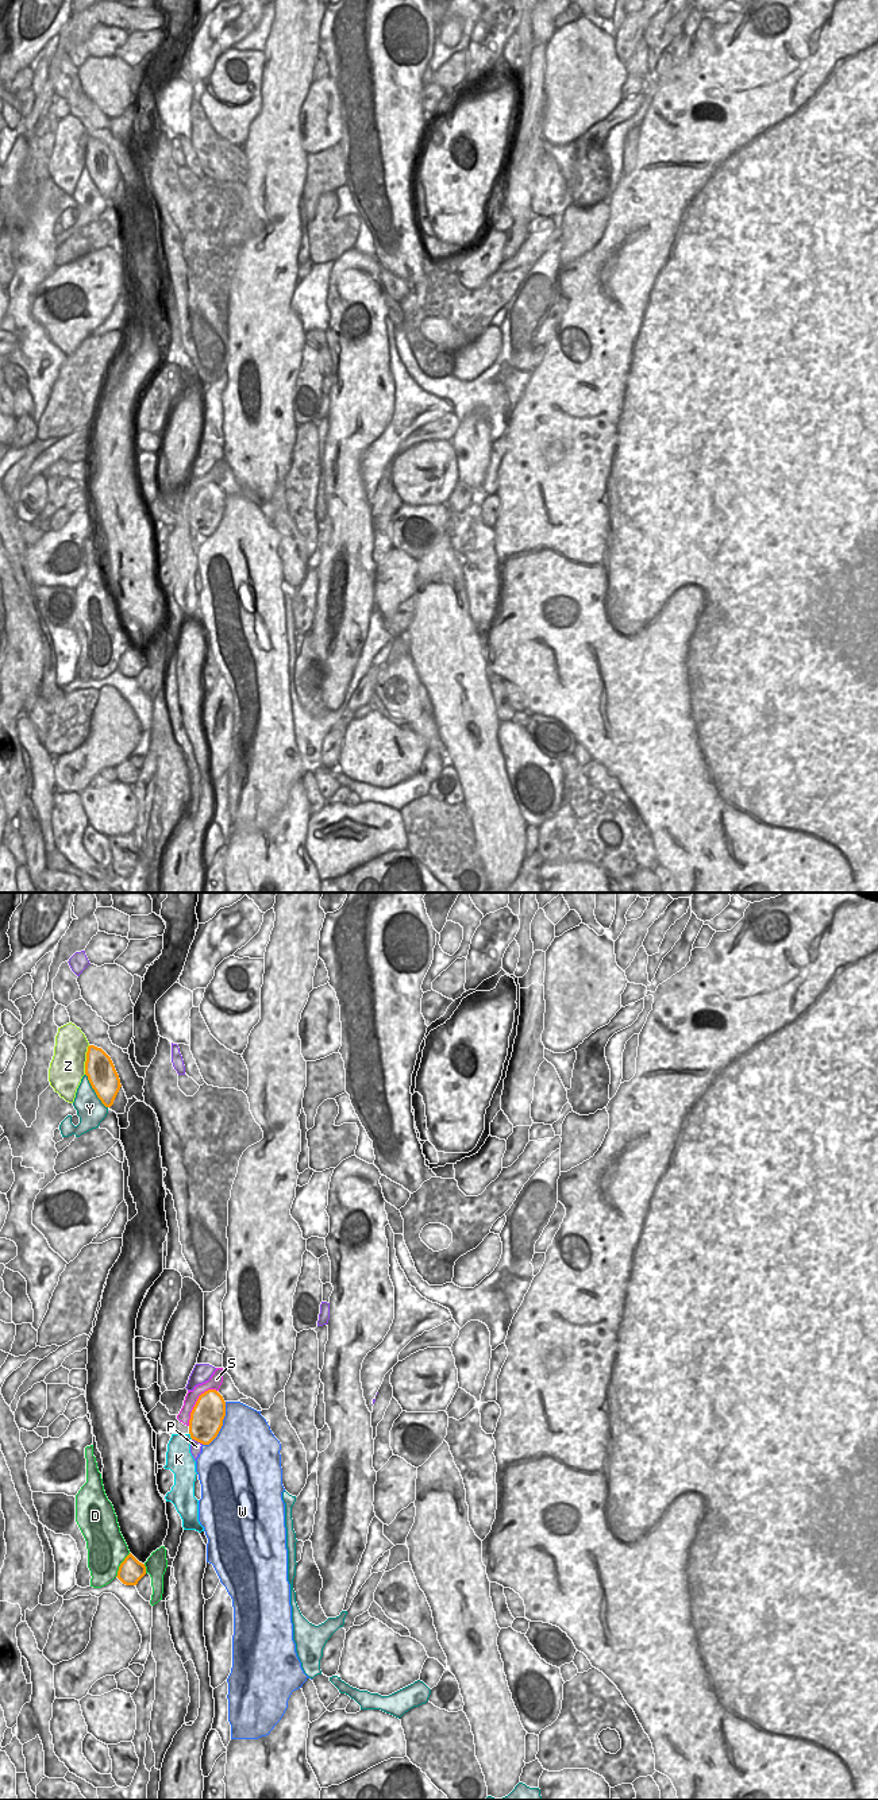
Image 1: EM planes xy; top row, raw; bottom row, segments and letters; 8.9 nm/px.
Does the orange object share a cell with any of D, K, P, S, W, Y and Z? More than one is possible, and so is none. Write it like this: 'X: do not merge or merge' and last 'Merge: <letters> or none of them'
D: do not merge
K: do not merge
P: do not merge
S: do not merge
W: do not merge
Y: do not merge
Z: do not merge
Merge: none of them

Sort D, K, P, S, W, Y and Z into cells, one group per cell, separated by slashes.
D / K S / P / W / Y / Z

